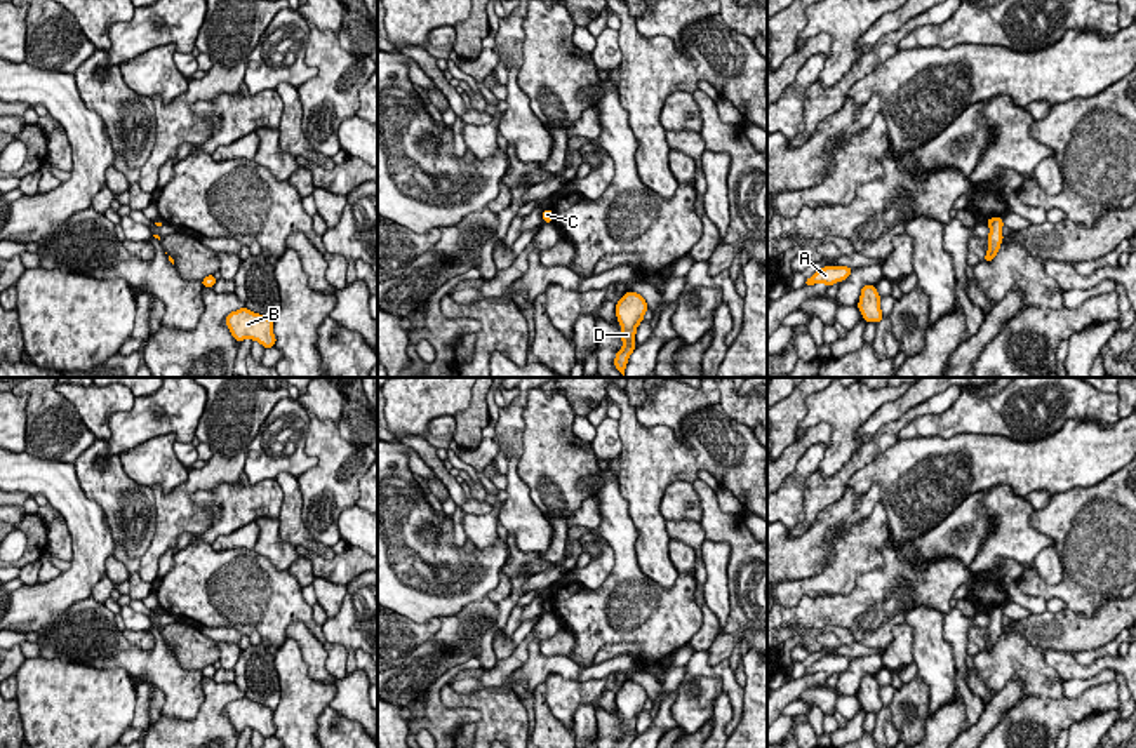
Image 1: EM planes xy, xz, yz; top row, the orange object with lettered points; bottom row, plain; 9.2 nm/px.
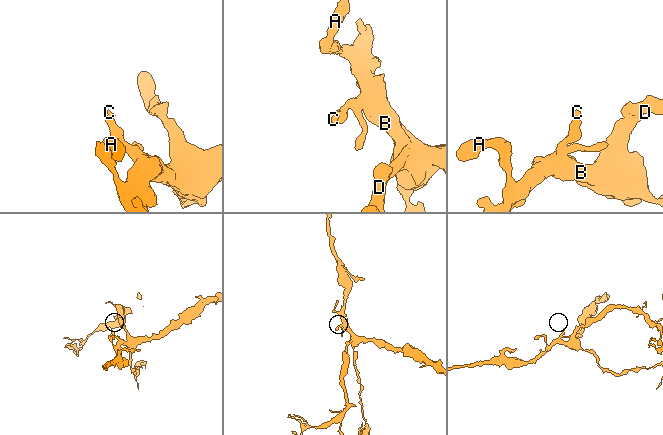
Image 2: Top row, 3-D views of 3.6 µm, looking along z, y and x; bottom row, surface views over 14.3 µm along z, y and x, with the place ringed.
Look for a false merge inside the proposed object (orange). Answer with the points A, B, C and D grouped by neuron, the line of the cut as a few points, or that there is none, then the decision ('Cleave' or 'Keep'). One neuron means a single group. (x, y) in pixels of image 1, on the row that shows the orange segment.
Groups: A B C D. No split. Keep

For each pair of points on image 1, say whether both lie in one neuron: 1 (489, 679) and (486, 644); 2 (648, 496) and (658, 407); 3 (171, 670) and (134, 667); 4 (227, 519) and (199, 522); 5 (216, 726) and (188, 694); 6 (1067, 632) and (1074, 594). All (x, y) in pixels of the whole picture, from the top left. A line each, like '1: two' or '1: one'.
1: two
2: two
3: one
4: two
5: two
6: two

